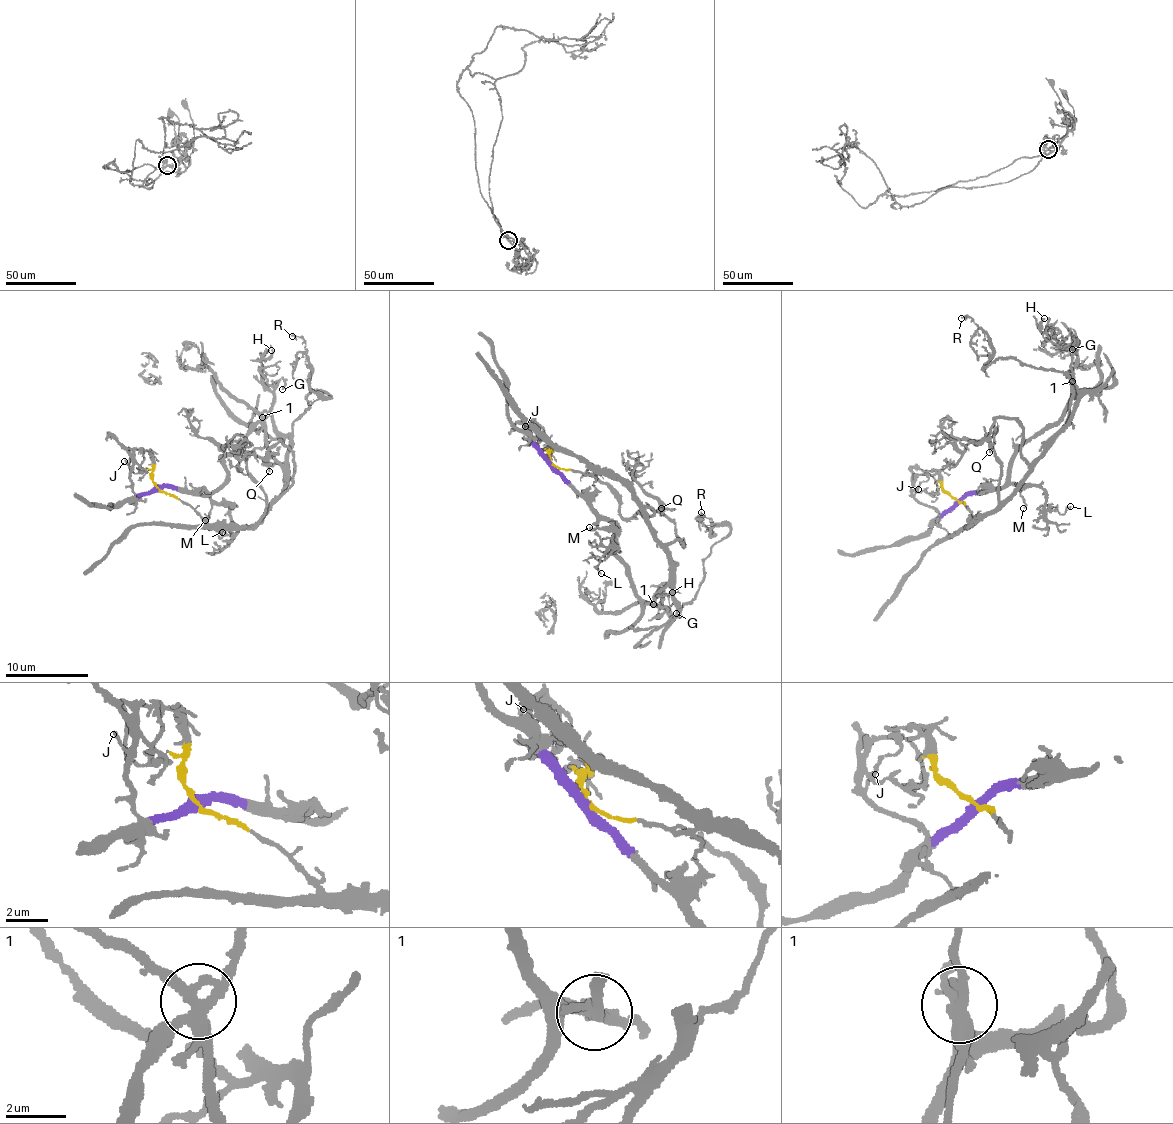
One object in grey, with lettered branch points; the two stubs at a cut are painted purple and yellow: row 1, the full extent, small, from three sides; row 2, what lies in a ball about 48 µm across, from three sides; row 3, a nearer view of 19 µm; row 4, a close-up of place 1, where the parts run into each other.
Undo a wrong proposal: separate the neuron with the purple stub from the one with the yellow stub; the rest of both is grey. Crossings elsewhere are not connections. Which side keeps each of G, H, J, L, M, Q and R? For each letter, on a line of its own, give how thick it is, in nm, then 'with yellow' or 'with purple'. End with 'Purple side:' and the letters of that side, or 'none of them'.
G: 200 nm | with purple
H: 200 nm | with purple
J: 120 nm | with purple
L: 170 nm | with purple
M: 150 nm | with purple
Q: 160 nm | with yellow
R: 170 nm | with yellow
Purple side: G, H, J, L, M

